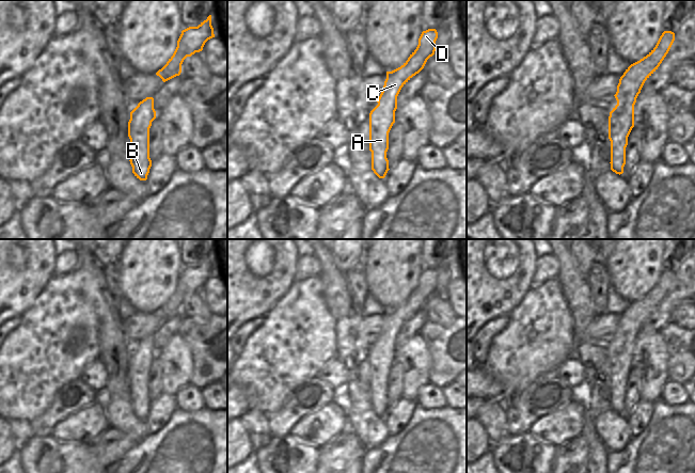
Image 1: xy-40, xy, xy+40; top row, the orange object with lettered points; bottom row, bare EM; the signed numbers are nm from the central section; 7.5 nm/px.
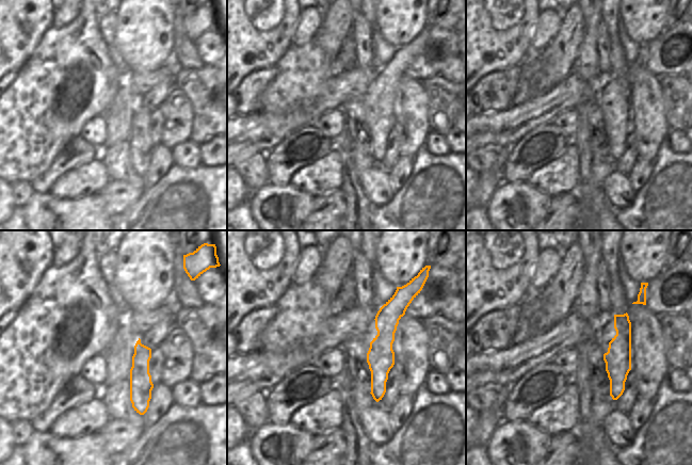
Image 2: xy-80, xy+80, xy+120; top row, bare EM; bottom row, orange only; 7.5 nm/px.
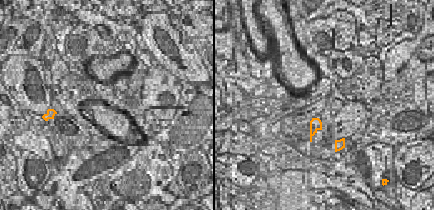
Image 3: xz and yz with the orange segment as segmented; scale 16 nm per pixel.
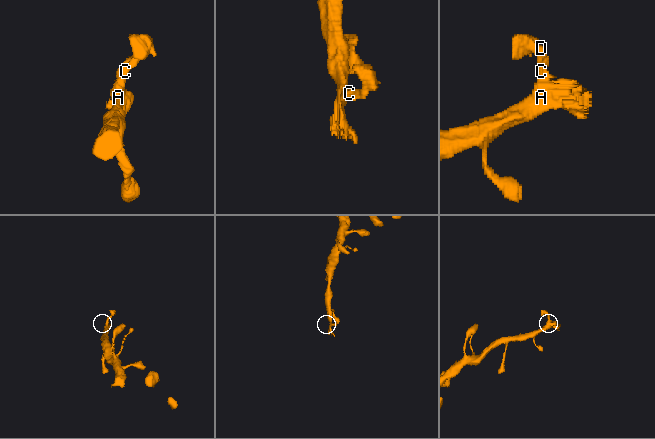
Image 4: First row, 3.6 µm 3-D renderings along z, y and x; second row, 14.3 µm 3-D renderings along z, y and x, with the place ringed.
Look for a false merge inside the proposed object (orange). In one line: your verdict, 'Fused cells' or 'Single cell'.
Single cell

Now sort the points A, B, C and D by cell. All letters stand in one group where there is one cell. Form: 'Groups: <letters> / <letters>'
Groups: A B C D

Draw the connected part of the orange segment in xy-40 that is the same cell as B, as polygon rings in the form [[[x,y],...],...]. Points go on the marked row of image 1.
[[[146,97],[130,112],[128,137],[130,139],[130,164],[140,180],[146,180],[152,167],[149,158],[149,128],[156,119],[154,98]]]

